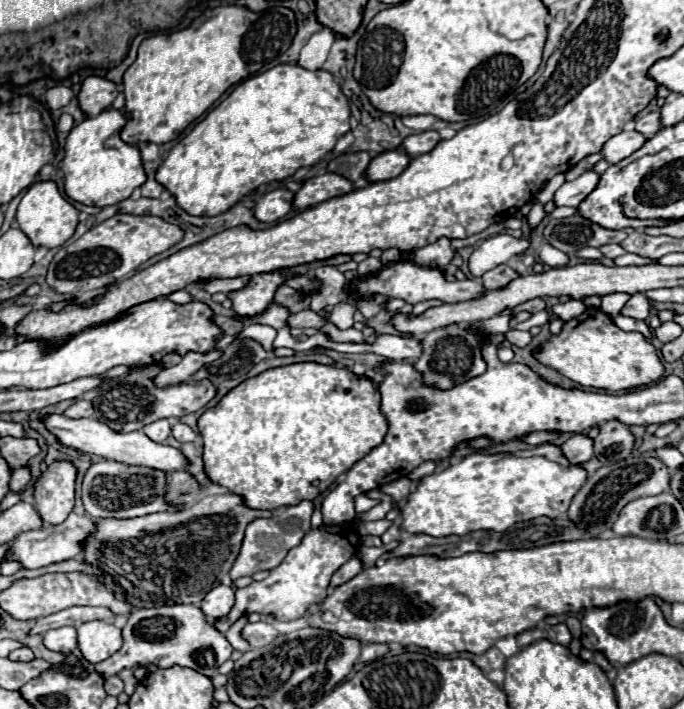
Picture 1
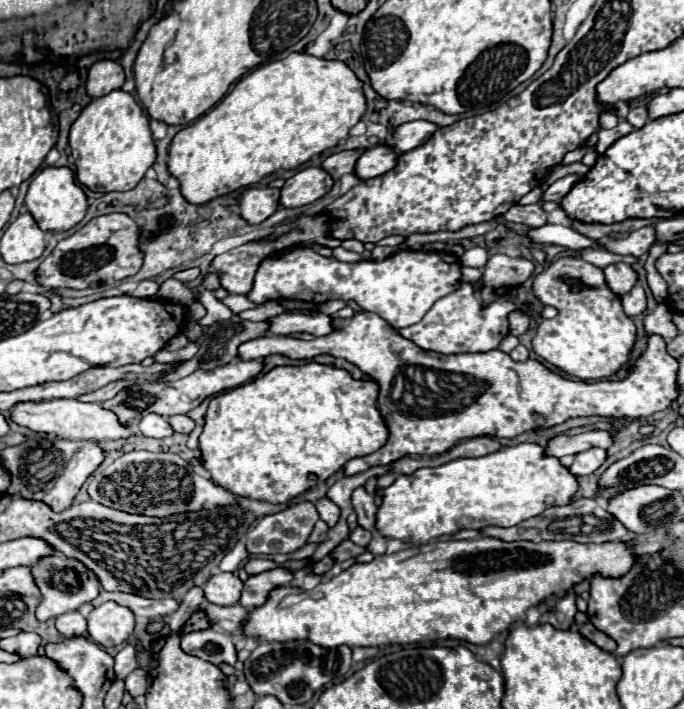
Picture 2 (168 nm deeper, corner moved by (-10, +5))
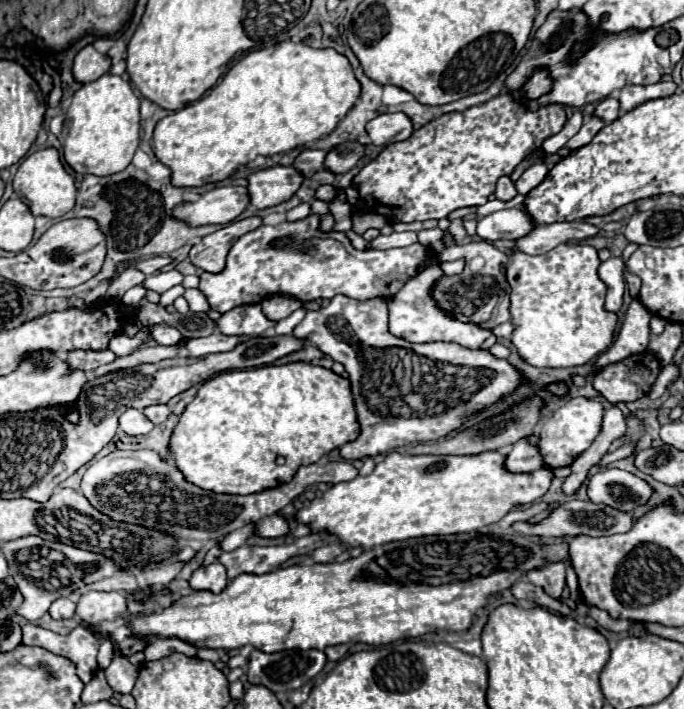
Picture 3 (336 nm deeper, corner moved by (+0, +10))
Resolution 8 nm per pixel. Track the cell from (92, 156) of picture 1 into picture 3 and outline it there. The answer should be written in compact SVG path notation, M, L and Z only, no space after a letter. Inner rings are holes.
M103 74L99 80L83 84L73 94L71 106L65 112L65 126L61 132L65 162L81 176L111 176L125 170L141 140L139 120L139 98L121 76Z

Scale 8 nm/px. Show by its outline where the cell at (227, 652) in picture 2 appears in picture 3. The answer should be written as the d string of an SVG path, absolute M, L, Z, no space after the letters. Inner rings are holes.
M155 638L145 648L145 660L157 660L163 656L169 656L173 652L181 652L185 656L197 656L197 646L189 646L189 642L183 642L179 638Z

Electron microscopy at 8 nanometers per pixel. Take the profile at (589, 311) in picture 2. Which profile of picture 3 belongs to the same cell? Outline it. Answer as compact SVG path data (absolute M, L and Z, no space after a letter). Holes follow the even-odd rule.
M559 244L539 256L513 252L507 282L511 286L511 320L519 328L511 340L529 364L539 368L585 366L611 346L617 314L605 310L605 282L597 274L599 266L597 250L587 244Z

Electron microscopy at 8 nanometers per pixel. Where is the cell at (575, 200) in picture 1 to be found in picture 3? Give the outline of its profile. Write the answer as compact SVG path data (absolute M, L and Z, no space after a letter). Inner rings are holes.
M543 162L533 164L533 166L517 180L517 184L515 184L517 192L523 194L523 196L529 194L533 188L537 188L537 186L547 178L547 174L549 174L549 166L547 166L547 164L543 164Z

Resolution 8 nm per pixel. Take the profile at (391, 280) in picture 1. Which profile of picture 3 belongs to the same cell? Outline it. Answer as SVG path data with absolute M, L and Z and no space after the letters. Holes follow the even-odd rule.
M311 214L305 220L299 222L283 222L279 226L261 226L245 236L241 236L233 248L229 250L227 256L227 268L221 274L209 274L201 272L201 284L199 290L205 294L209 300L211 308L217 312L229 312L235 306L243 304L253 304L261 302L261 298L271 296L271 294L287 294L295 296L301 302L311 302L317 298L333 298L337 294L345 294L355 300L371 300L371 298L393 298L409 280L413 280L419 274L419 268L427 262L433 260L433 252L415 242L407 248L391 248L391 250L355 250L351 242L347 240L345 234L339 232L329 232L323 234L319 232L319 216Z

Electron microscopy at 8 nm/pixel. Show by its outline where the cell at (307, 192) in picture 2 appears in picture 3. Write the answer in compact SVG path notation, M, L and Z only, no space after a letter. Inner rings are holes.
M271 166L251 174L247 180L251 204L257 208L271 208L289 200L305 178L293 166Z

